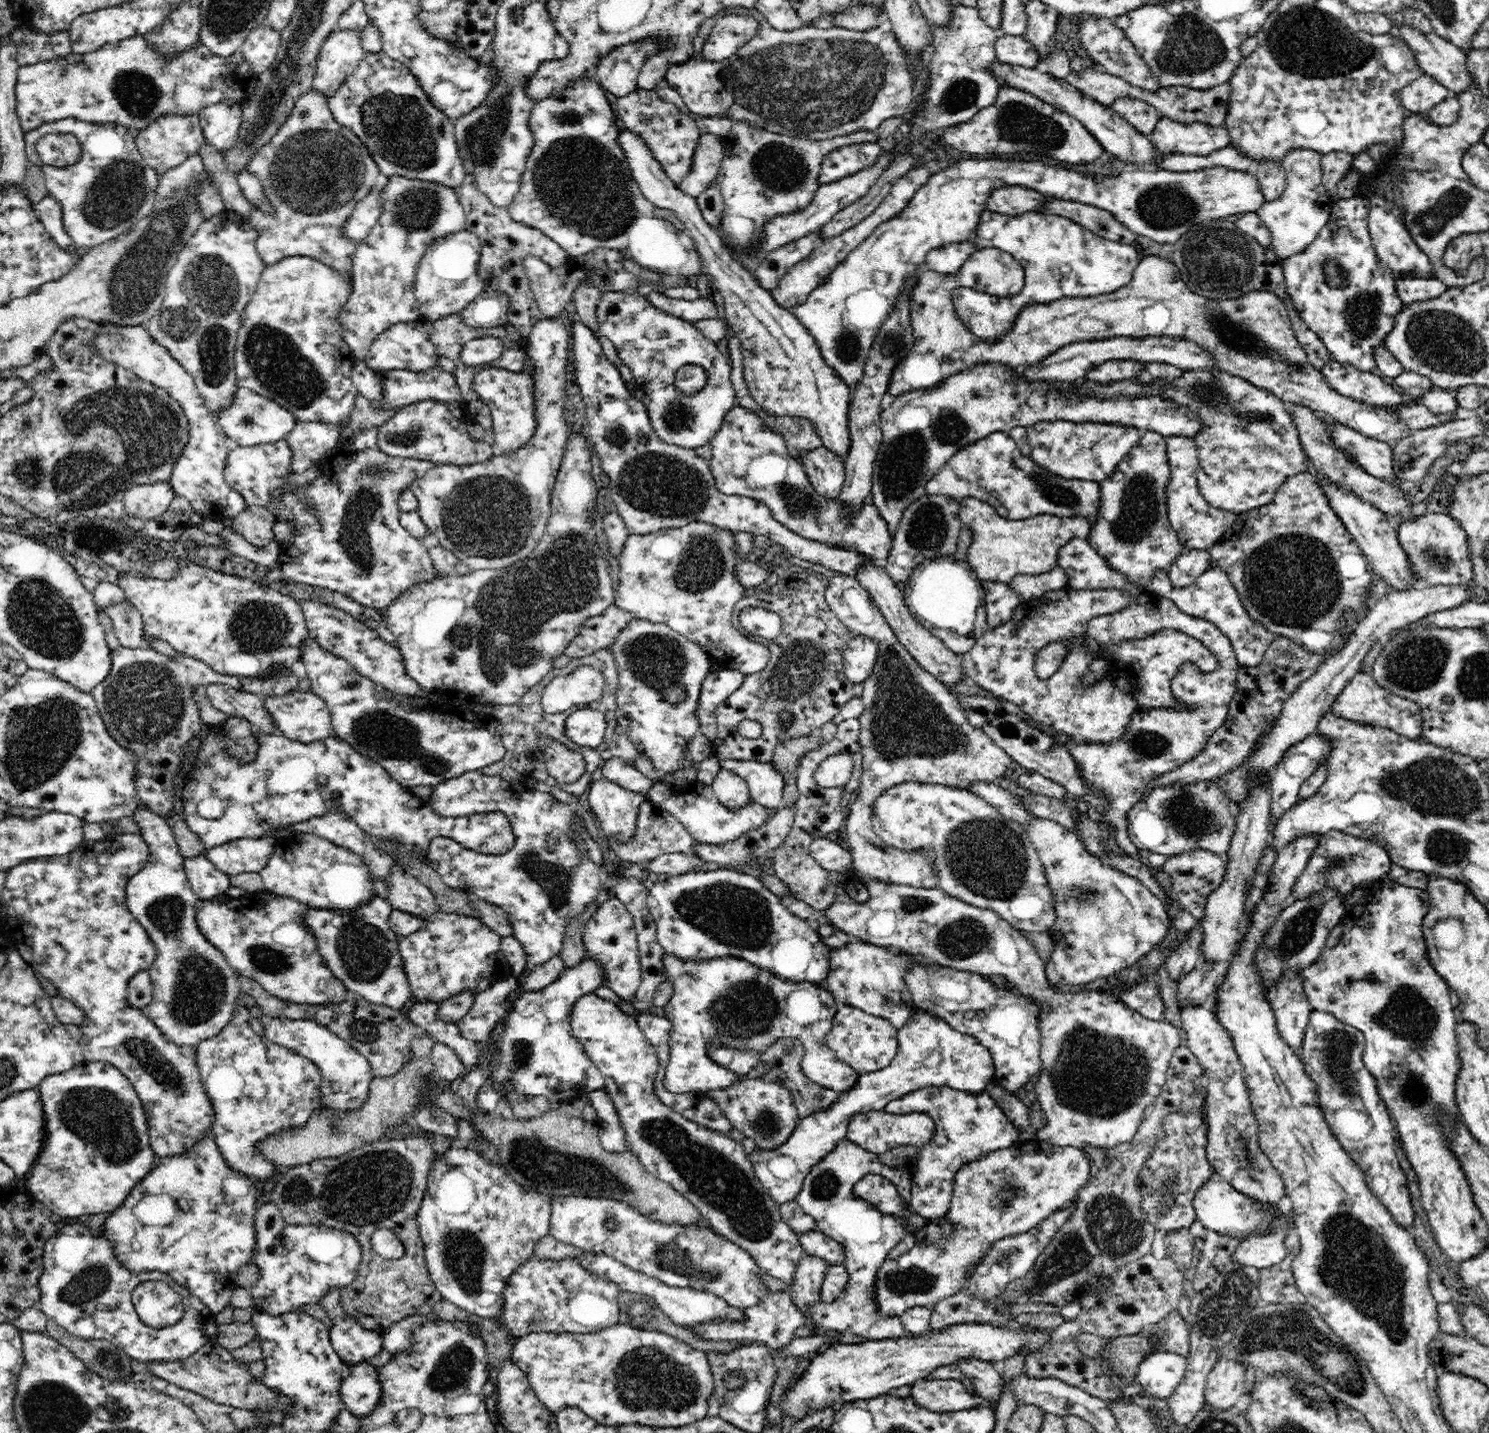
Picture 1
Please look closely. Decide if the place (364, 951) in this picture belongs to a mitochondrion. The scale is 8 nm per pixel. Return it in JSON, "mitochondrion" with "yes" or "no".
{"mitochondrion":"yes"}

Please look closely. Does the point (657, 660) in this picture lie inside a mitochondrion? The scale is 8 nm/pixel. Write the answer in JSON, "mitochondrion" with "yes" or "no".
{"mitochondrion":"yes"}

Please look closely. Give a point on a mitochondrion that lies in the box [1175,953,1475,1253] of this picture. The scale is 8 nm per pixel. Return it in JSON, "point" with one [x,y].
{"point":[1406,1015]}

